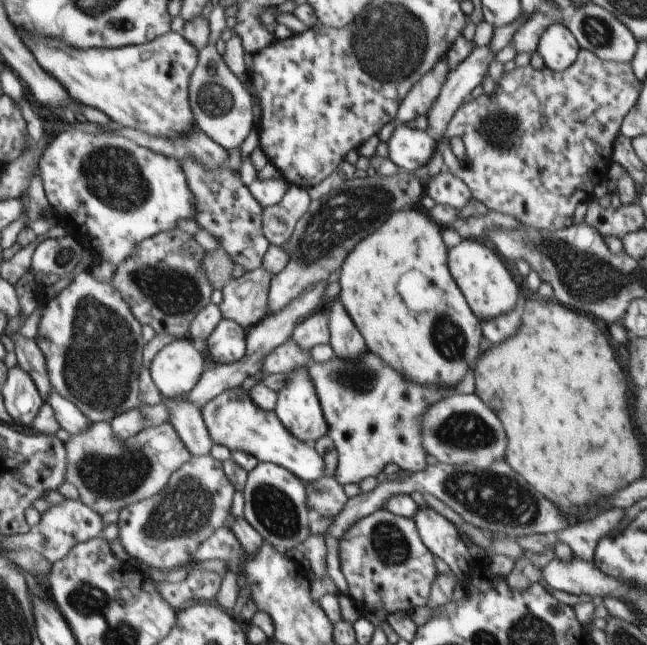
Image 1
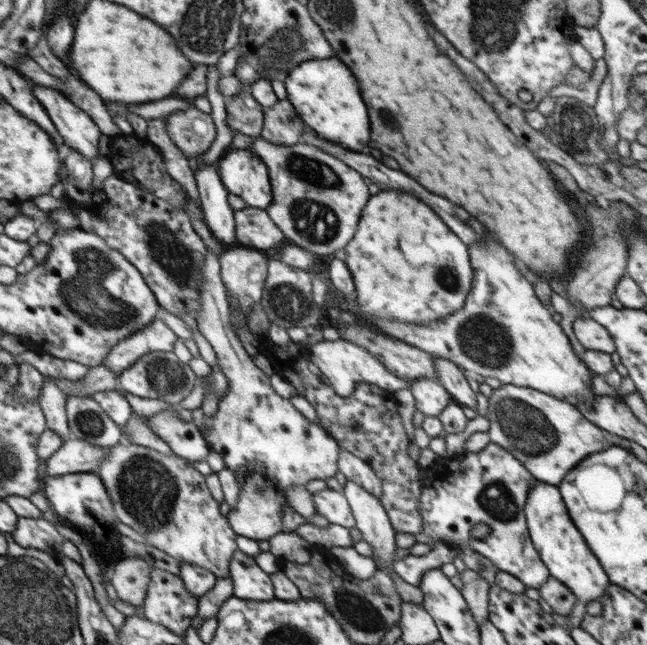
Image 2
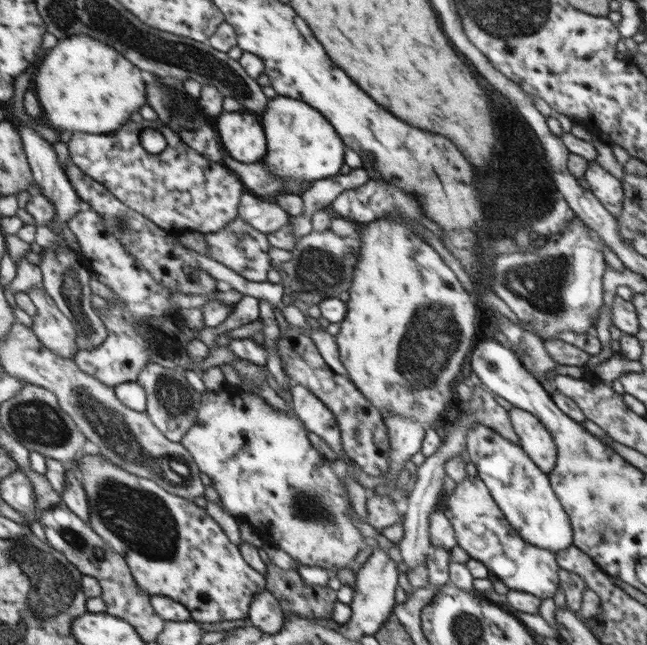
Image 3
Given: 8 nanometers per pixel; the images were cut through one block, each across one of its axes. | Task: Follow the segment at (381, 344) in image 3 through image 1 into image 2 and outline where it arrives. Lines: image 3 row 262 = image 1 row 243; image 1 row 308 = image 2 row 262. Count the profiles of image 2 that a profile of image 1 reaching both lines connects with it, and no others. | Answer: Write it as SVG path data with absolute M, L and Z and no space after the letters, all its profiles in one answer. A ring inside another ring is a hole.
M382 190L374 194L360 218L358 232L344 248L344 262L352 273L356 287L357 305L364 315L358 319L366 326L376 328L378 319L427 325L439 321L464 306L466 297L472 288L474 269L470 262L467 244L464 244L442 220L414 194L400 190Z

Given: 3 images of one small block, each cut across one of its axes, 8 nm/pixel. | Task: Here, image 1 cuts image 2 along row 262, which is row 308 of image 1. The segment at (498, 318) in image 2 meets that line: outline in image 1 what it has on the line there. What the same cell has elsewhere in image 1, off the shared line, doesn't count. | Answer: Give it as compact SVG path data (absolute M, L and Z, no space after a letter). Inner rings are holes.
M464 239L448 251L448 266L468 306L481 321L512 312L518 302L518 286L502 260L488 246L476 239Z

